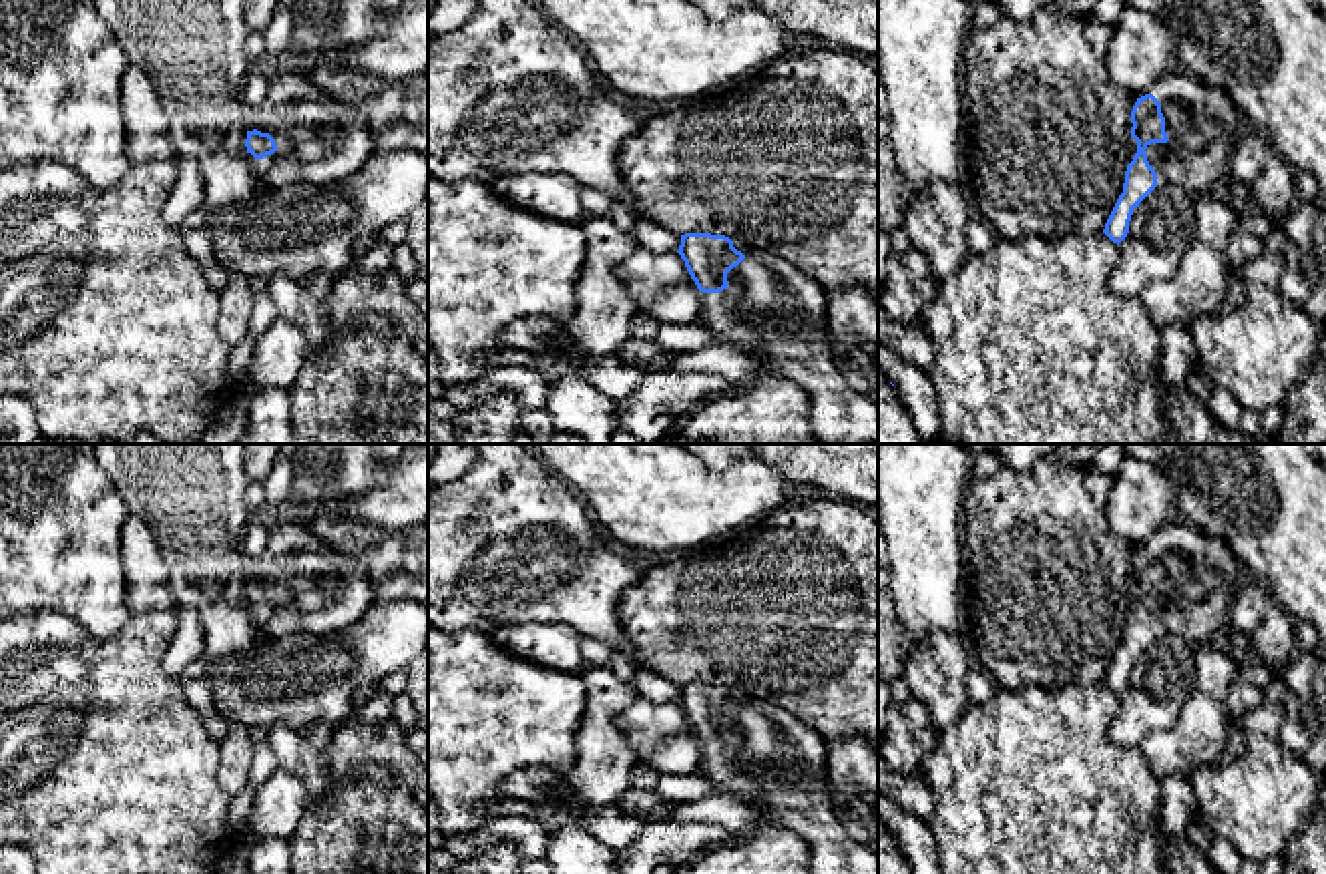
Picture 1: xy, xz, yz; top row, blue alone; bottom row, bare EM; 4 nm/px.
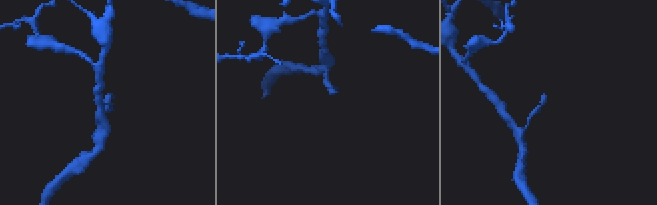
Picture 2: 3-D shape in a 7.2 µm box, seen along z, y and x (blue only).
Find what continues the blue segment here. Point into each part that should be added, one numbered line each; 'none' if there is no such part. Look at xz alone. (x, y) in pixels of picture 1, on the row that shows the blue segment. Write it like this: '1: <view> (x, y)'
1: xz (770, 308)

